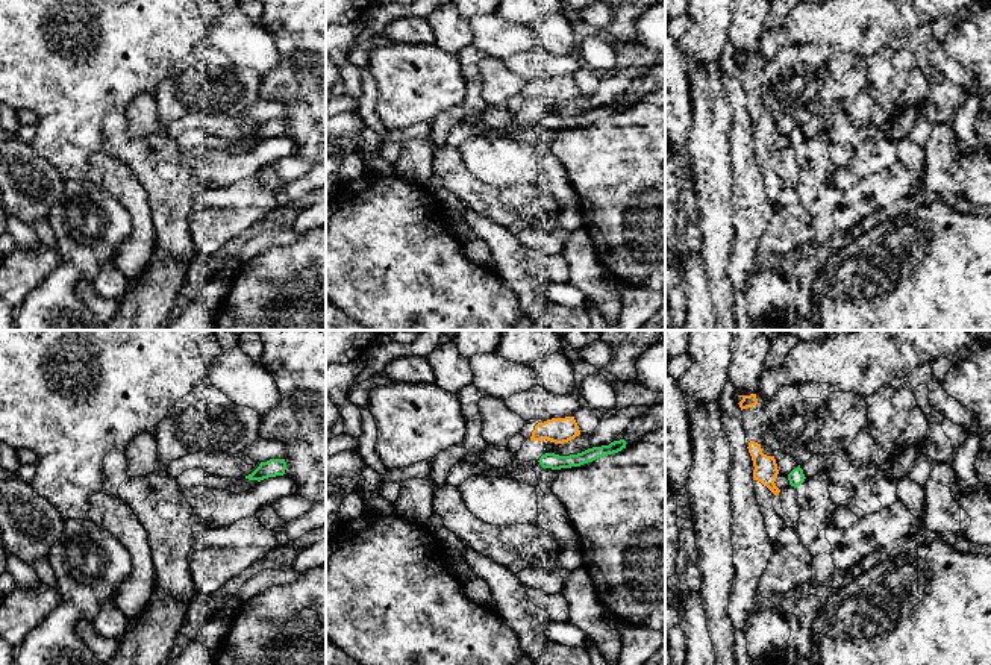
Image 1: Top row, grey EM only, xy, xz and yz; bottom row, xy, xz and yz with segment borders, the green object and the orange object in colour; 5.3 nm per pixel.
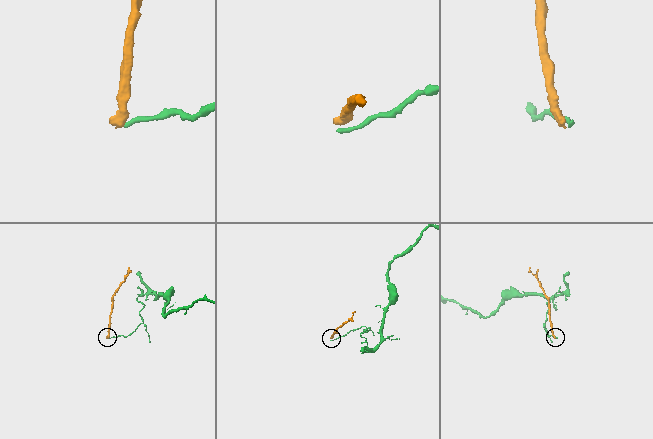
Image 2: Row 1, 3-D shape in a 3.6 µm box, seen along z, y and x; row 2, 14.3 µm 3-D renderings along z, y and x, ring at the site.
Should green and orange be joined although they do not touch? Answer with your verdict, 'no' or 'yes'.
no

